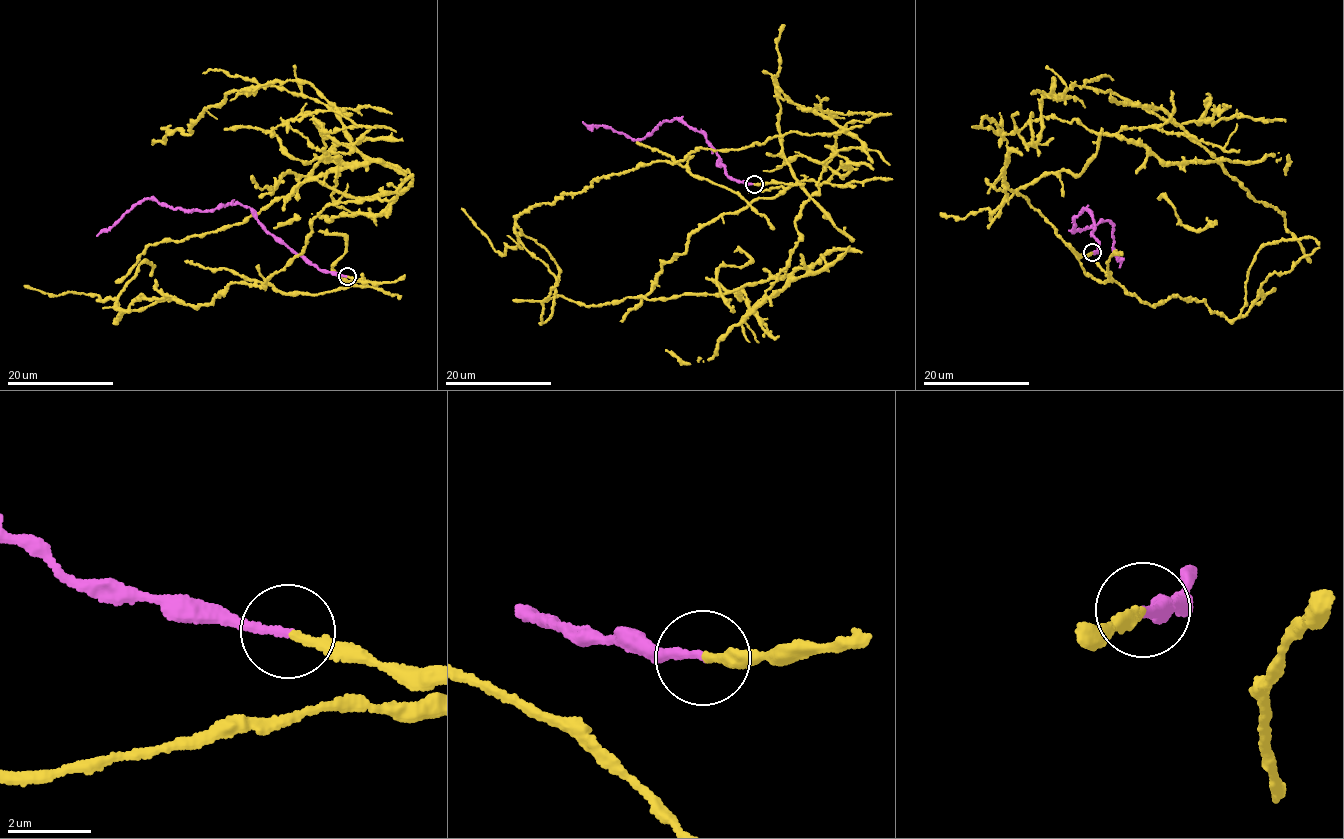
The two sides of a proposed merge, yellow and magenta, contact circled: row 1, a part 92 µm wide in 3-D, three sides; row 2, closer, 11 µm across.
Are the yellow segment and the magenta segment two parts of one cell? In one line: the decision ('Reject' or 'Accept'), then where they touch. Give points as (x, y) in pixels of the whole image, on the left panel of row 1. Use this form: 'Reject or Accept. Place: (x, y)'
Accept. Place: (347, 276)

